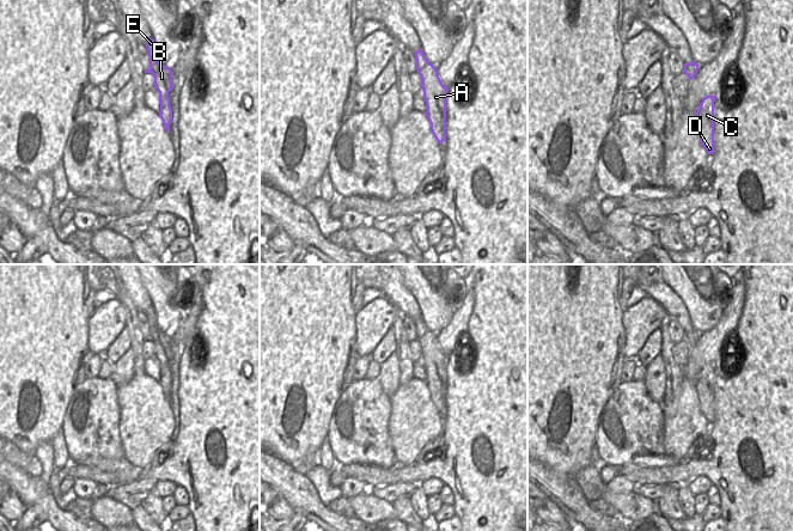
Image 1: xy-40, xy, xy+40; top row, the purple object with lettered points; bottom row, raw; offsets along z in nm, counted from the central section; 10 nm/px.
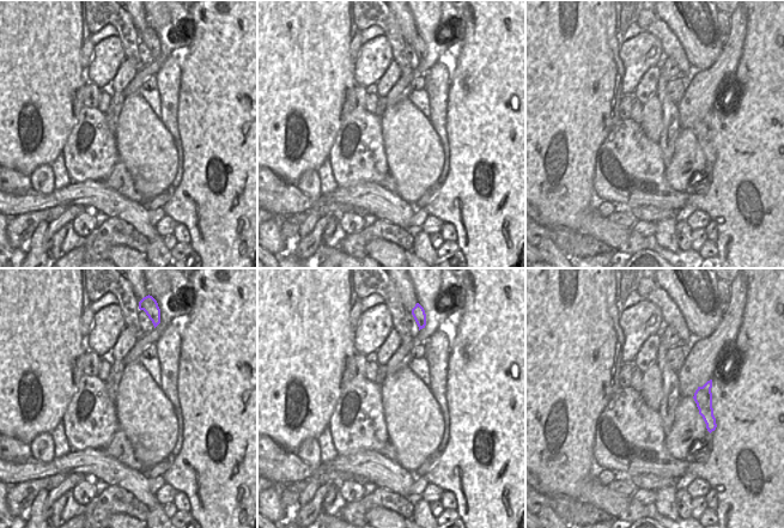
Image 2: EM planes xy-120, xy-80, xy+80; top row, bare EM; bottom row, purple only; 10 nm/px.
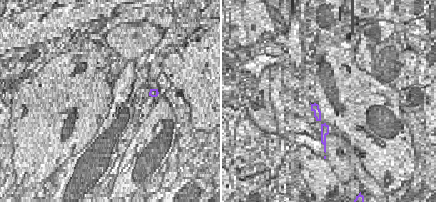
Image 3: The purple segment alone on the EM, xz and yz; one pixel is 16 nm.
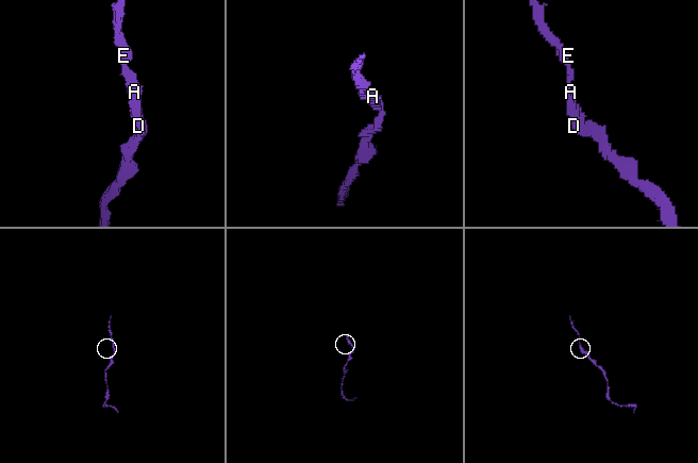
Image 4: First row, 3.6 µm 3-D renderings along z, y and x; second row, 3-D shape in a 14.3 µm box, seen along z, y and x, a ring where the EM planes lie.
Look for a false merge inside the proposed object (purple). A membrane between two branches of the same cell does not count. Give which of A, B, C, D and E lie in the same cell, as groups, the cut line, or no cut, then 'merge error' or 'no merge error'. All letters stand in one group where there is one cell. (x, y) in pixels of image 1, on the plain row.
A B C D E; no cut; no merge error

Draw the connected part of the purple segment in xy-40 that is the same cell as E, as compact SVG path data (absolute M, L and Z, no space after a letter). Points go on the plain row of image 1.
M153 306L146 312L150 324L150 336L145 341L154 343L154 355L159 360L160 379L159 384L163 389L164 396L170 401L170 391L172 389L172 377L170 374L169 360L172 354L172 338L158 329L158 318Z

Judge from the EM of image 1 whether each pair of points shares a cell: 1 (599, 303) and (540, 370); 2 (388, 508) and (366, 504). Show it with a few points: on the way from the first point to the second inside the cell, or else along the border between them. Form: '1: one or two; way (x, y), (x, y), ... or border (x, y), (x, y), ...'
1: one; way (583, 319), (549, 353)
2: one; way (383, 508), (371, 508)

